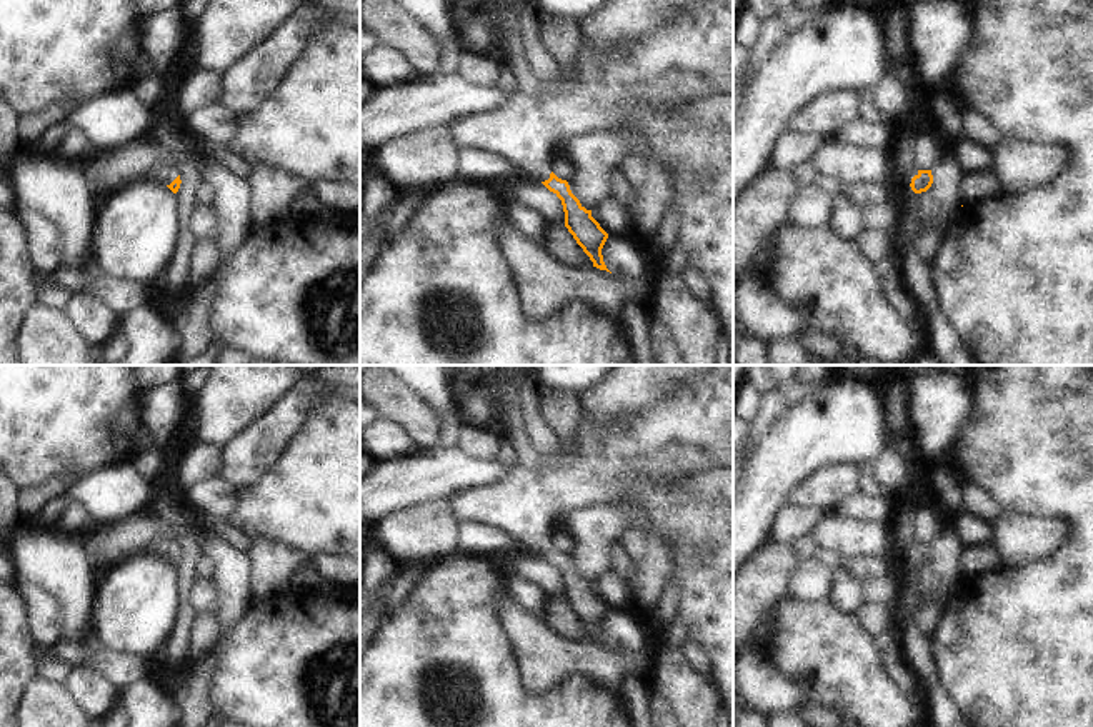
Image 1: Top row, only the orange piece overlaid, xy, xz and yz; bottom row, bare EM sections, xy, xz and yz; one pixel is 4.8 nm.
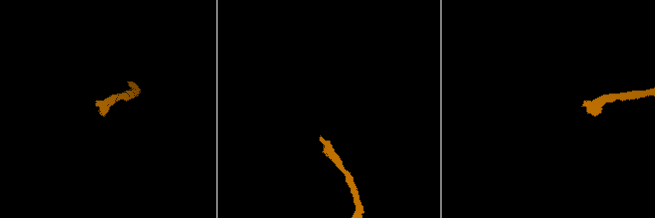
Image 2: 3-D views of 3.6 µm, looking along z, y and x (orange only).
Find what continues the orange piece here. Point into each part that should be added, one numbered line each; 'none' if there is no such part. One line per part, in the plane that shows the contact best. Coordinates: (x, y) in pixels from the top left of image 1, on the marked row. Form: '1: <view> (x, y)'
1: yz (848, 165)

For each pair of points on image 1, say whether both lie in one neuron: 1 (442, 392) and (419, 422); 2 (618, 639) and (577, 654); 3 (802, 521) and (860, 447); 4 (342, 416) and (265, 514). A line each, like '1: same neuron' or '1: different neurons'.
1: different neurons
2: different neurons
3: different neurons
4: same neuron

